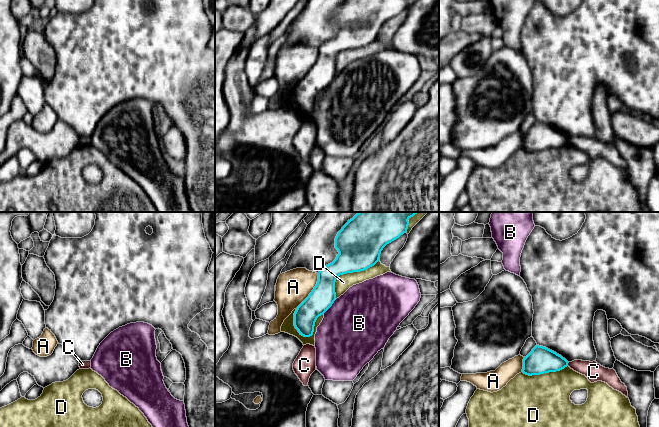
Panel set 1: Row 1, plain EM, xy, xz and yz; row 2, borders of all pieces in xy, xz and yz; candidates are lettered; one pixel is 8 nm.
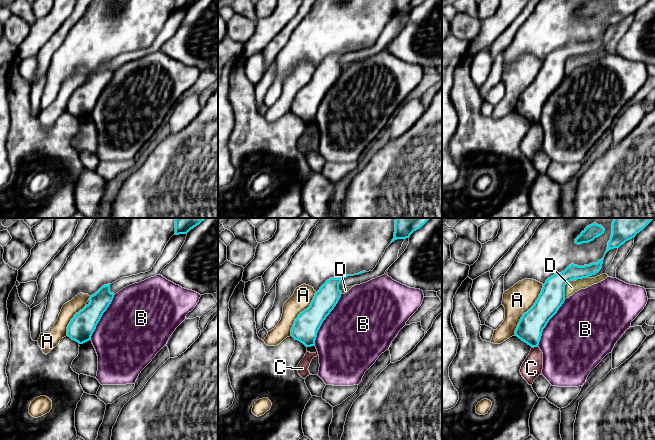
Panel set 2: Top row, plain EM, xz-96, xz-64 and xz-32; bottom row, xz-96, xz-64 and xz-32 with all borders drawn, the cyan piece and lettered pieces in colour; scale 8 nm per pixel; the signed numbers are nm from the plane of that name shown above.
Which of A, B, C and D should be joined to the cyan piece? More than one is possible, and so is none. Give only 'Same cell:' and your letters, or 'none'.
Same cell: none

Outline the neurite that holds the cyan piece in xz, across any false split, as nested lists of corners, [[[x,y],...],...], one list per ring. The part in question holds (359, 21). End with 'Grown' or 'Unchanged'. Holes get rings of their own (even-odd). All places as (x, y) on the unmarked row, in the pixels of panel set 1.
[[[345,0],[342,5],[338,8],[335,14],[335,24],[338,26],[339,30],[336,35],[324,42],[318,48],[318,57],[309,72],[297,83],[294,89],[294,102],[304,113],[310,113],[313,111],[314,102],[317,94],[323,91],[336,76],[335,69],[335,58],[336,55],[343,50],[360,48],[367,46],[368,44],[374,42],[380,34],[381,27],[383,24],[391,19],[392,17],[399,14],[401,11],[407,8],[409,0]]]. Unchanged

